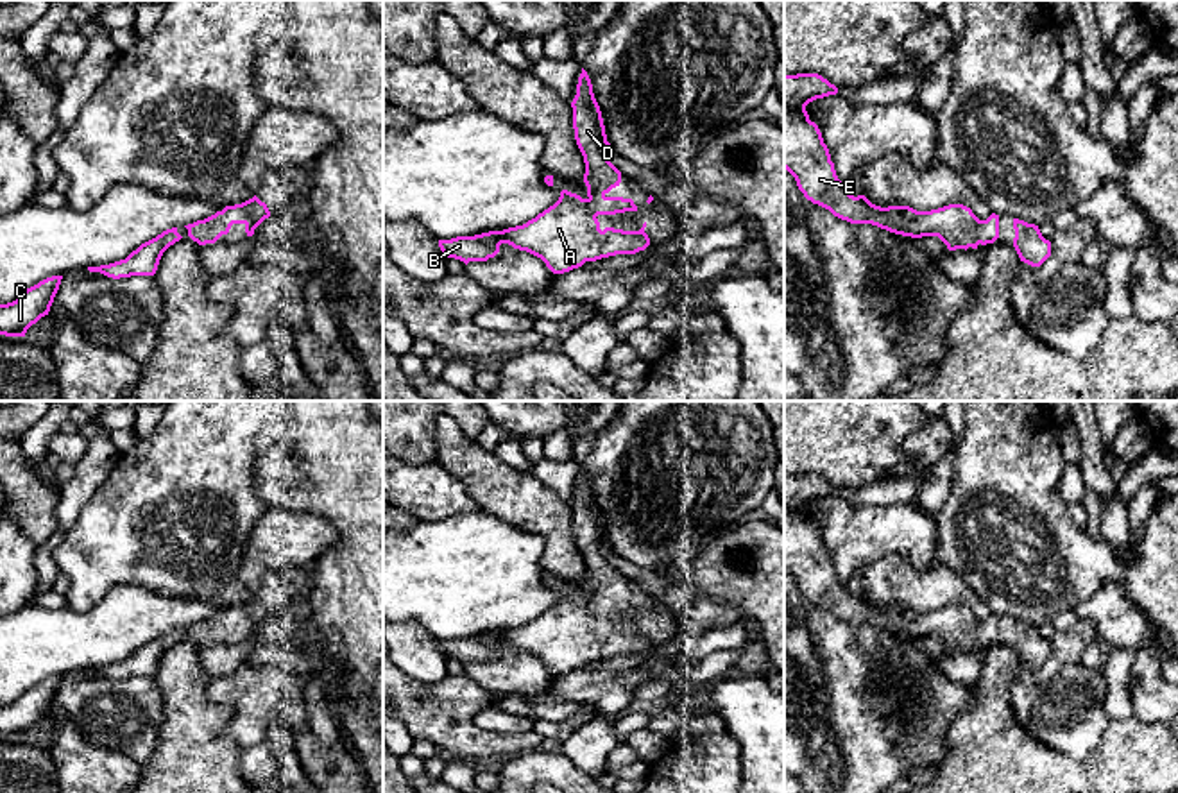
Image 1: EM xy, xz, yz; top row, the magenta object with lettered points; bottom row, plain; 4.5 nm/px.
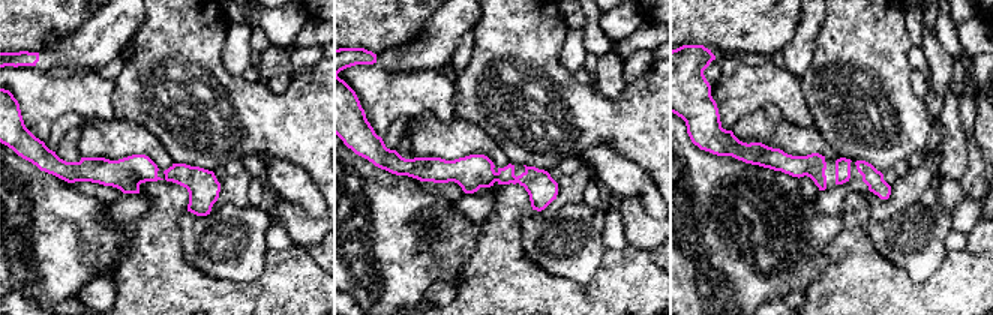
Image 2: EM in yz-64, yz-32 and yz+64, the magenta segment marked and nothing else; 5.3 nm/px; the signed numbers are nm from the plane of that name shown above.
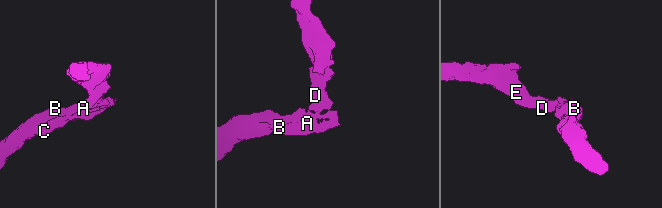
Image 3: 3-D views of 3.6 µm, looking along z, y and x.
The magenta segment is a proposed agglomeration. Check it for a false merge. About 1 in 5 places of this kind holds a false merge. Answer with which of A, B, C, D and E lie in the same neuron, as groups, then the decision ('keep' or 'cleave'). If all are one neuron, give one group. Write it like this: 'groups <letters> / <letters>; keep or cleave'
groups A B C D E; keep

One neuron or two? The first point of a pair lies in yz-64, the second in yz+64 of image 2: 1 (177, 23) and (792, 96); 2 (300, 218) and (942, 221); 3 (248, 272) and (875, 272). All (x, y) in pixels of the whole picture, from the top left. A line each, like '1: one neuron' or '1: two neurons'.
1: two neurons
2: two neurons
3: two neurons

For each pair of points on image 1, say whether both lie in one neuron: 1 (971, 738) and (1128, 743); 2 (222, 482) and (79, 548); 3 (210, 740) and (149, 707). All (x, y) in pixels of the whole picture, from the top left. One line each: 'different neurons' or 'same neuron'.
1: same neuron
2: same neuron
3: different neurons

